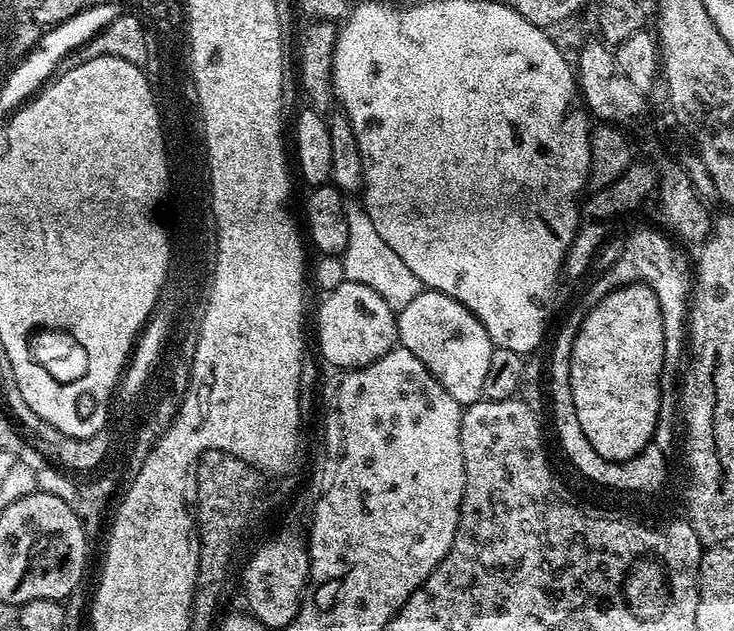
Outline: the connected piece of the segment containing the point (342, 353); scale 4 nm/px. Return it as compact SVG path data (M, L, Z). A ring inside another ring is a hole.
M353 280L342 283L327 293L316 316L316 328L320 331L320 352L328 360L336 360L340 370L364 368L382 358L385 352L397 347L398 316L370 286L362 286Z

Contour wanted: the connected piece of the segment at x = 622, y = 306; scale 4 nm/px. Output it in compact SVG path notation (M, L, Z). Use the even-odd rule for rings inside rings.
M643 282L615 288L586 315L572 343L572 360L568 364L568 381L572 387L574 410L586 438L602 458L622 461L634 458L653 443L656 419L662 405L660 371L663 364L663 318L654 289Z

